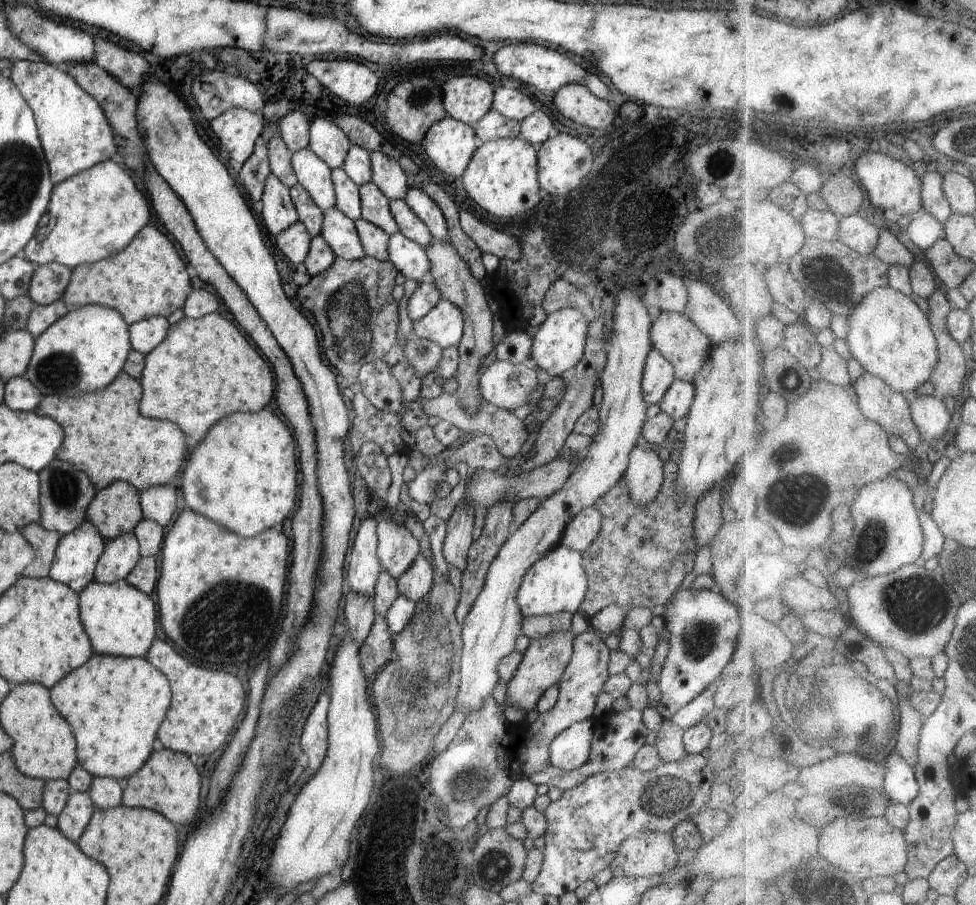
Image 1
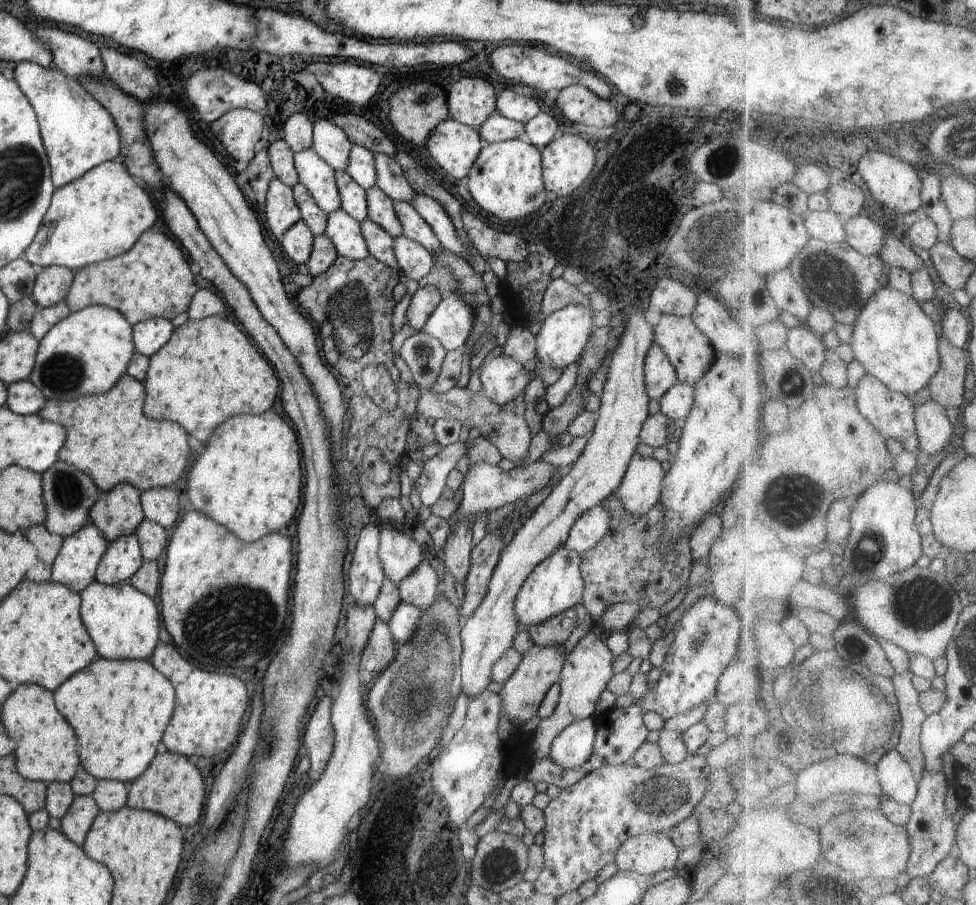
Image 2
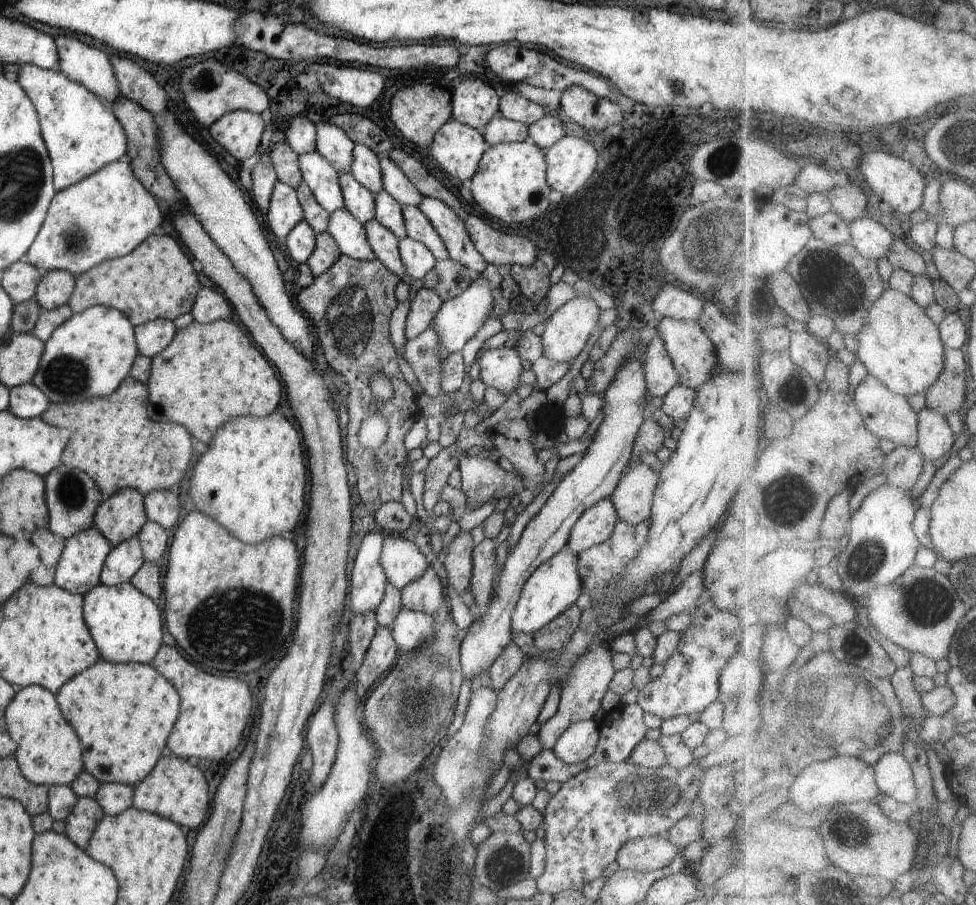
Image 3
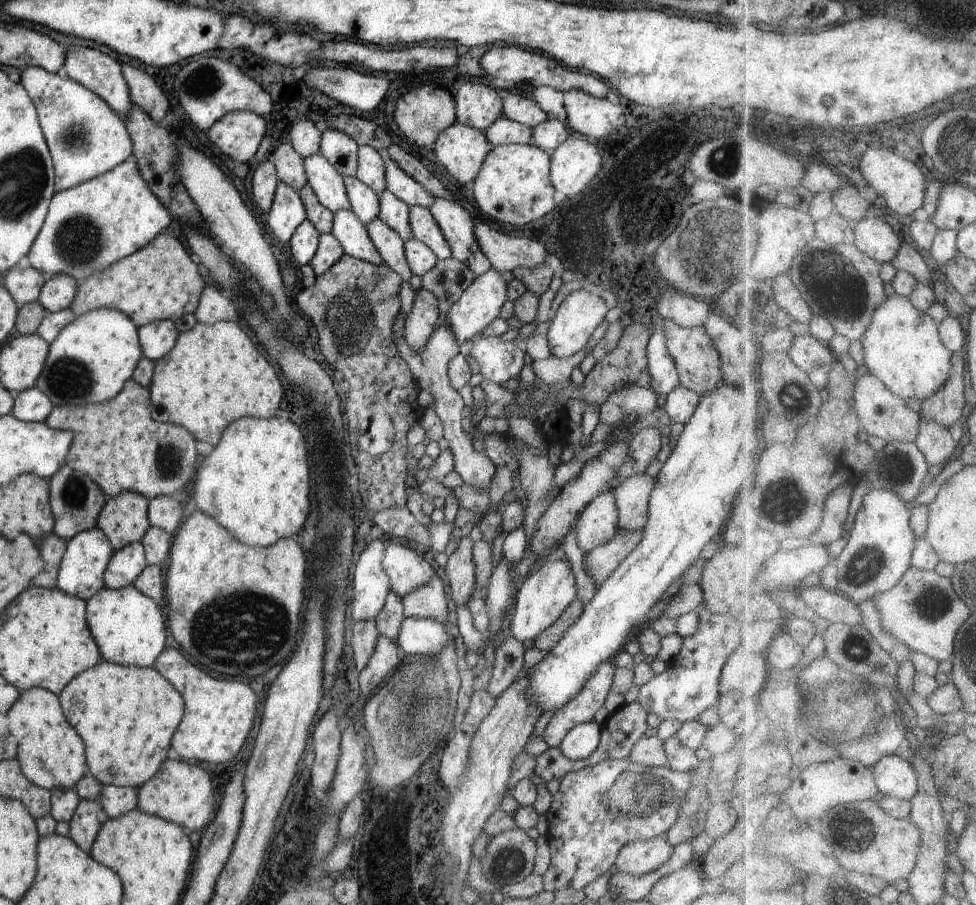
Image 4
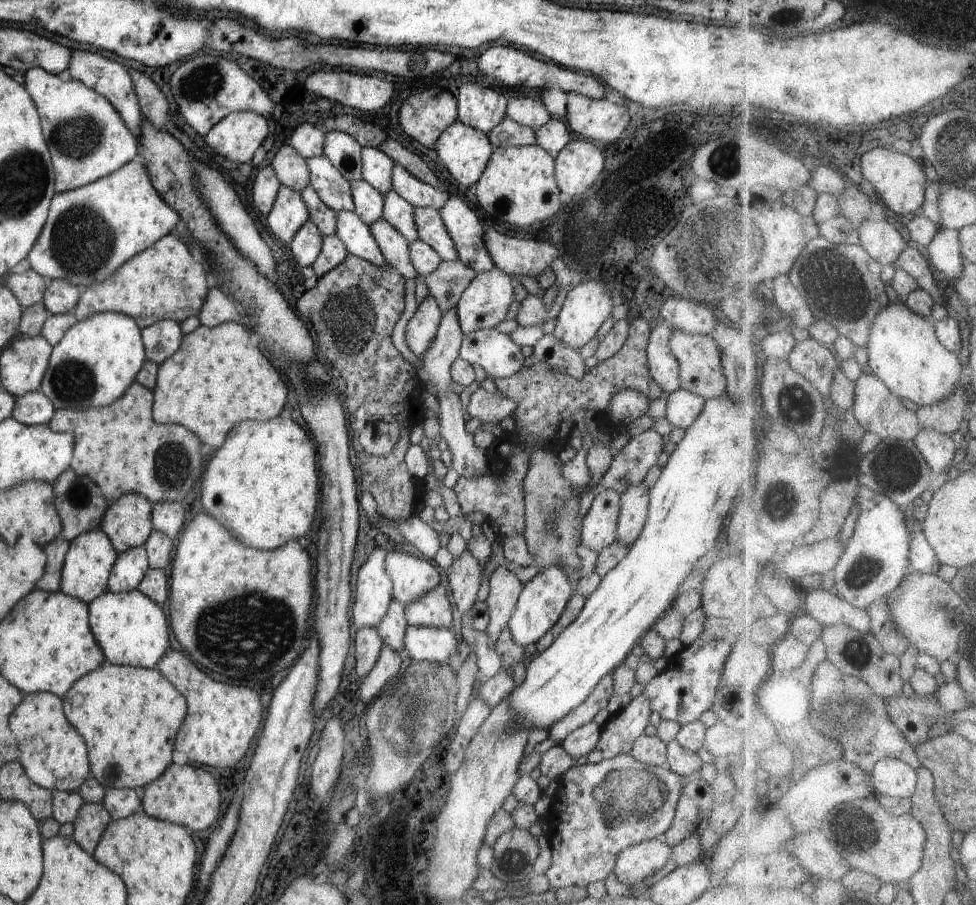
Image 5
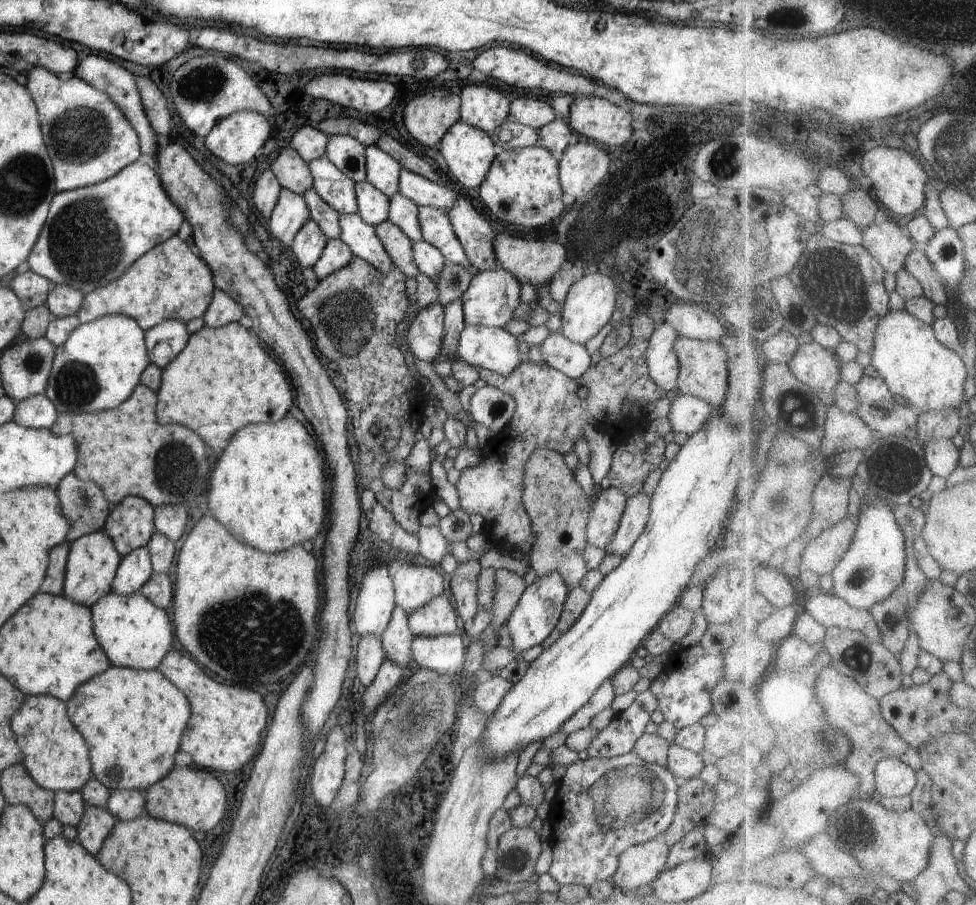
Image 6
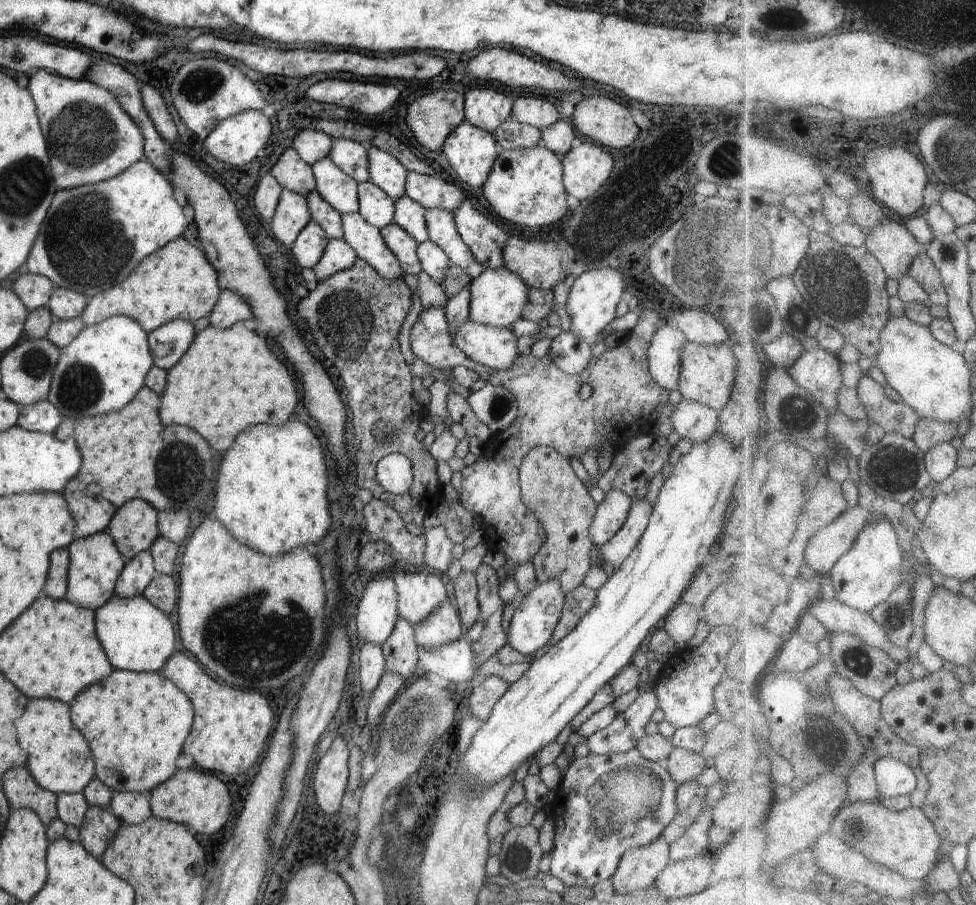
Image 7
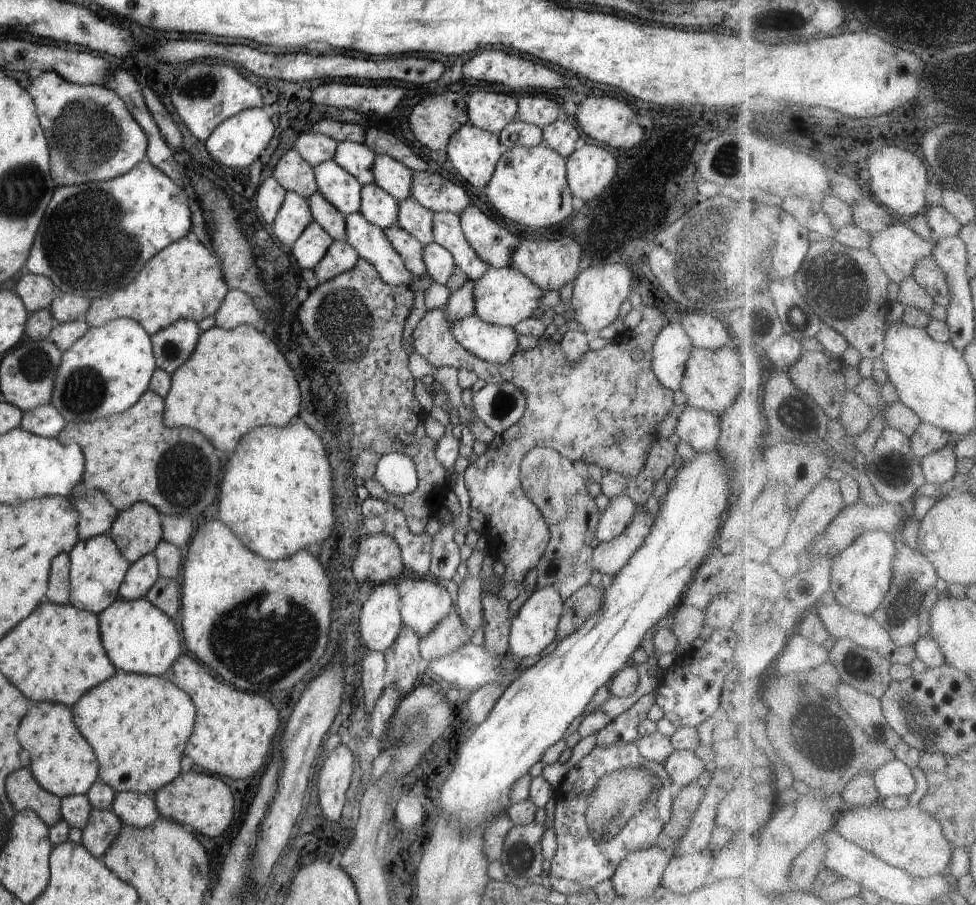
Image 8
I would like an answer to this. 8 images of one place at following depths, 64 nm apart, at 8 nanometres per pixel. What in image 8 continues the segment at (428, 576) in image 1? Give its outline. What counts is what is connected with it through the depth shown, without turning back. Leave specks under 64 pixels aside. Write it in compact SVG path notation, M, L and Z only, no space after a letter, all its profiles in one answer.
M452 609L431 635L419 636L419 649L424 662L453 653L463 644L470 643L471 635L456 610Z

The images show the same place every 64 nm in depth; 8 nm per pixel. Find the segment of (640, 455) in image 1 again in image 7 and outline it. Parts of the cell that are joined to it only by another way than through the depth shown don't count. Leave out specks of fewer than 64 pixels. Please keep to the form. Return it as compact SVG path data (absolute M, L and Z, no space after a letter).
M646 497L633 499L624 524L608 542L598 547L601 564L610 563L615 566L616 570L628 558L646 530L652 511L653 504Z

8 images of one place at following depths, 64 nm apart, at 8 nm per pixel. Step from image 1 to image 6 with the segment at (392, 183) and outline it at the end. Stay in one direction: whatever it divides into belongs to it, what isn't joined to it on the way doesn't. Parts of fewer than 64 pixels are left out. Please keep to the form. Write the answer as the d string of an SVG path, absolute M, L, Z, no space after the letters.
M406 169L400 171L398 190L419 207L437 207L445 211L450 210L460 197L444 184L435 183Z

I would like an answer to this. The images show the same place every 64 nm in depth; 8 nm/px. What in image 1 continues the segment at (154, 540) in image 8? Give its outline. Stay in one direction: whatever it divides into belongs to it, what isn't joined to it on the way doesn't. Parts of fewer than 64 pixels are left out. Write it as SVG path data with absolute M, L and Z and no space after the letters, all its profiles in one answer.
M124 481L113 482L106 488L97 491L85 510L87 520L90 521L106 541L131 530L143 519L143 512L139 503L139 490Z

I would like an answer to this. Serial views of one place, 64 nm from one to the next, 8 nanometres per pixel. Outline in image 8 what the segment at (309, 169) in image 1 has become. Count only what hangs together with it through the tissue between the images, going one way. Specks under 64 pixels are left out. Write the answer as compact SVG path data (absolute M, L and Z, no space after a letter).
M334 159L313 166L317 191L342 214L358 213L362 185Z

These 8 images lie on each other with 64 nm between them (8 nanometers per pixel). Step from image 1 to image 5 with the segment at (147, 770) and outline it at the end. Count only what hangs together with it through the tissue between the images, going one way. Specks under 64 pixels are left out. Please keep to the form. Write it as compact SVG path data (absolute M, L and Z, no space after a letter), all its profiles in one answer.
M169 764L156 780L150 781L140 792L142 810L155 819L185 826L188 830L200 832L214 827L220 814L220 798L218 777L204 768L196 768L190 764Z

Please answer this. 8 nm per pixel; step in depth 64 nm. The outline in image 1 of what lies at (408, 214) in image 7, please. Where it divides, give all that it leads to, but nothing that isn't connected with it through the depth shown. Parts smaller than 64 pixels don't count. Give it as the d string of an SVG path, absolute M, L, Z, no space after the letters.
M374 181L358 187L361 196L361 218L381 228L386 234L393 235L399 231L398 225L390 212L391 201L376 186Z

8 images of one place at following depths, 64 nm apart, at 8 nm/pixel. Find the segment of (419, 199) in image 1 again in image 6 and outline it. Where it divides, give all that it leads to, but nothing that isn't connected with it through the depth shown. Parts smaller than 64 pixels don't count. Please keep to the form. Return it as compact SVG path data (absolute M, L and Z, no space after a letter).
M464 197L447 210L456 238L460 241L468 262L476 271L495 269L498 262L493 253L494 228L474 209Z

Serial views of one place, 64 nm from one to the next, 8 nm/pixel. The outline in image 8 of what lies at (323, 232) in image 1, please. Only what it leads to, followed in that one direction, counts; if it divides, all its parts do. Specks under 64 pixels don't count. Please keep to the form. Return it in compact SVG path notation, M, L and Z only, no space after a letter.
M352 213L345 216L345 241L356 250L360 259L367 260L378 271L383 281L391 285L410 287L414 275L404 266L402 257L392 248L385 232L376 225L370 224L362 214Z

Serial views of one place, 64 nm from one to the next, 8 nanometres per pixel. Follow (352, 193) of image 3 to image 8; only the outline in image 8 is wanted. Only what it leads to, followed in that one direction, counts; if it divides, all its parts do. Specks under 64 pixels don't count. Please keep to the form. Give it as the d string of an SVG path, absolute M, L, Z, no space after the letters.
M372 182L362 185L359 213L370 224L384 230L397 222L398 203L391 194Z

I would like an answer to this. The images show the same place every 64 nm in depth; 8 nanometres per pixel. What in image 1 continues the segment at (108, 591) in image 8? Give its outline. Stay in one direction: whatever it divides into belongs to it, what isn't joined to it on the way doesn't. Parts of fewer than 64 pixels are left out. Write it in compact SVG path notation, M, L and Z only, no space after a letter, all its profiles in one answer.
M88 520L72 532L61 535L49 577L79 593L90 581L95 580L93 574L99 556L104 552L105 541Z

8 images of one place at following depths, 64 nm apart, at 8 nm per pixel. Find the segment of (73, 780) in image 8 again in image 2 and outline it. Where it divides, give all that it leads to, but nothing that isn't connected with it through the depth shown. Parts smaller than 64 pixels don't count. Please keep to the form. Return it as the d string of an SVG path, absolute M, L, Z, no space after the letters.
M37 684L18 686L4 702L4 728L15 740L14 753L17 771L28 780L69 783L80 769L78 739L74 729L58 712L52 692Z

